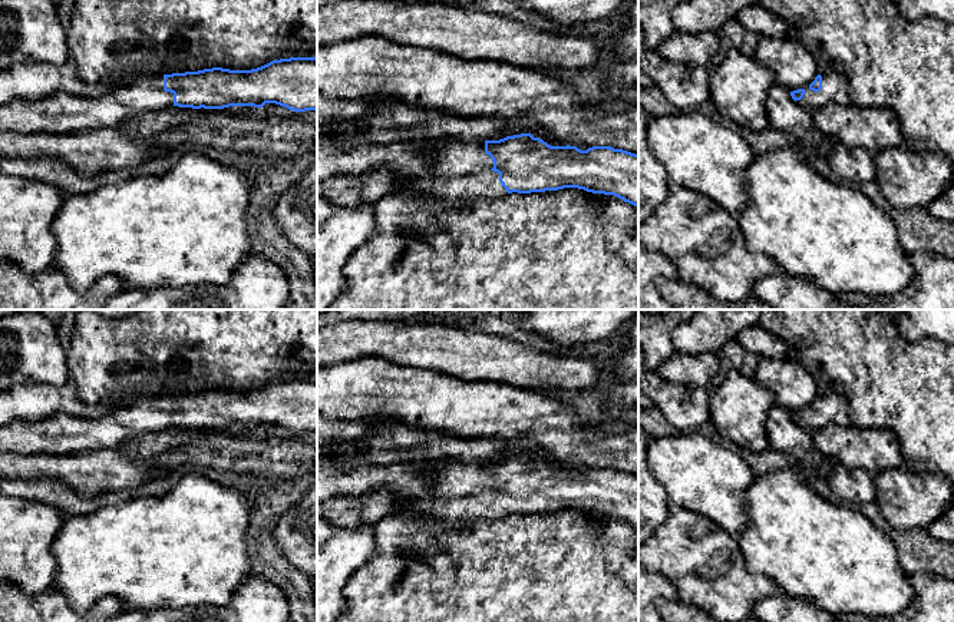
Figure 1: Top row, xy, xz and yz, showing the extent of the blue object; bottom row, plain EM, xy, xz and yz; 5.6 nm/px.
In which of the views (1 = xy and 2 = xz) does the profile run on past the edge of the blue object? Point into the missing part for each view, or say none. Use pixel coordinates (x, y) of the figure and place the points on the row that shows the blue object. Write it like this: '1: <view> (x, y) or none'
1: xy (60, 112)
2: xz (459, 171)

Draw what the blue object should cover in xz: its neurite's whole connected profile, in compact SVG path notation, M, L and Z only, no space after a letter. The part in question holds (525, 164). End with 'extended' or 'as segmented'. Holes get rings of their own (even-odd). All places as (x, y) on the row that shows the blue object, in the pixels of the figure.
M521 133L499 140L452 142L445 146L435 146L430 149L430 159L432 163L422 173L396 175L387 168L379 168L363 175L336 175L326 181L317 181L317 195L327 198L336 205L357 206L363 204L376 205L386 195L403 188L435 199L476 199L483 195L501 198L512 192L531 193L578 188L592 193L614 195L638 208L638 155L611 146L592 146L581 150L570 145L551 146L531 133Z; extended

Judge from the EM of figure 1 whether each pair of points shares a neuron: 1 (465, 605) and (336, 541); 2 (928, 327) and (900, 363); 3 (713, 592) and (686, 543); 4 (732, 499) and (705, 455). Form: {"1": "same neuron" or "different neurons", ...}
{"1": "different neurons", "2": "different neurons", "3": "same neuron", "4": "same neuron"}

